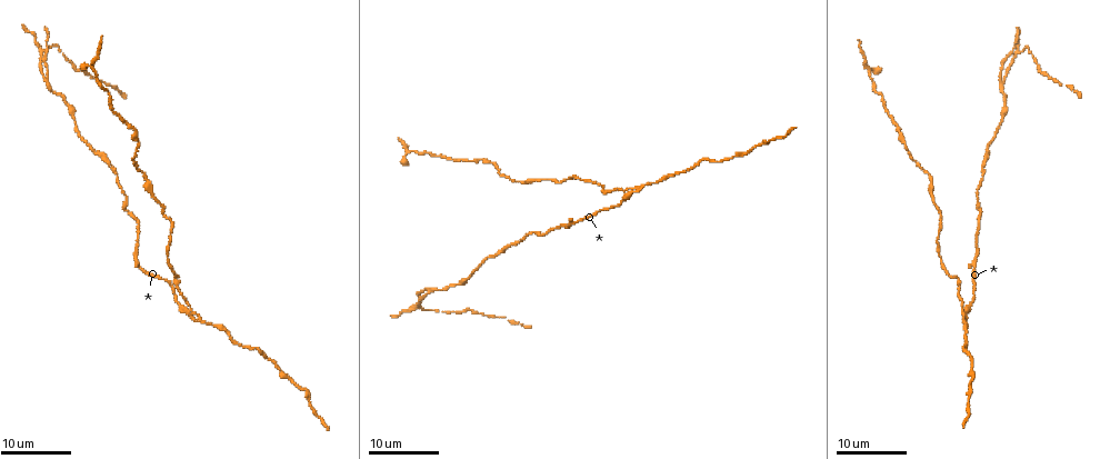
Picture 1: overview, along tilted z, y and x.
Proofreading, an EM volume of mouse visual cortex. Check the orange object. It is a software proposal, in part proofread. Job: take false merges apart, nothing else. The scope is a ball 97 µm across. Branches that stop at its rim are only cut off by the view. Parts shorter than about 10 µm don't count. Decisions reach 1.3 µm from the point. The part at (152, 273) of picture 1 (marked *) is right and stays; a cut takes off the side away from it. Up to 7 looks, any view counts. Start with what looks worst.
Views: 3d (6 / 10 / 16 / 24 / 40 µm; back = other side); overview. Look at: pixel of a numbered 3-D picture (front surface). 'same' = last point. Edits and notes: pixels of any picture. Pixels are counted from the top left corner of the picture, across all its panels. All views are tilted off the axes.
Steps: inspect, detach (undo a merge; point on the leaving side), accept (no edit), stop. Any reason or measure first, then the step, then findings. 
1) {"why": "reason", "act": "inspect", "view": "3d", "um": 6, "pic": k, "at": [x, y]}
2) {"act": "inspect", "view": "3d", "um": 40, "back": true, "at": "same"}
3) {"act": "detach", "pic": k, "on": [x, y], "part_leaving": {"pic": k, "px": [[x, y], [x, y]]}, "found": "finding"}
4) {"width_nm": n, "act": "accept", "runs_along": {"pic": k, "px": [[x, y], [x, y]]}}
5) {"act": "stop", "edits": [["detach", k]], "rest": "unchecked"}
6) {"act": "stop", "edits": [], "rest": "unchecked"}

{"why": "branch point", "act": "inspect", "view": "3d", "um": 24, "pic": 1, "at": [963, 311]}

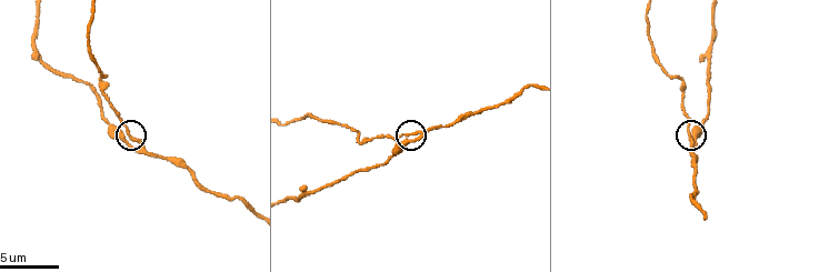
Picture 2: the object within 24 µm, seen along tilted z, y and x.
{"why": "zoom in", "act": "inspect", "view": "3d", "um": 6, "pic": 2, "at": [130, 135]}

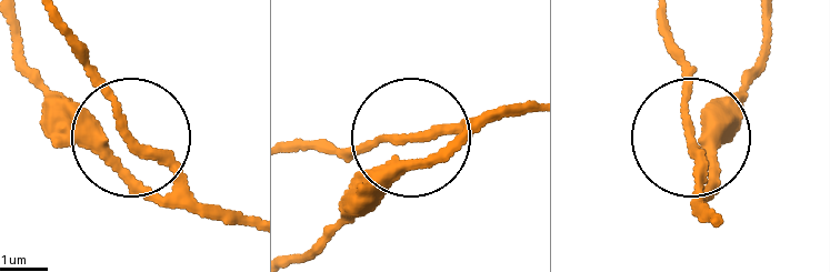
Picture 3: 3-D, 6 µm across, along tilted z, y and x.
{"side_arm_um": 30, "act": "accept", "runs_along": {"pic": 3, "px": [[303, 257], [351, 189], [398, 152], [511, 116]]}, "found": "continuous, no second neuron"}

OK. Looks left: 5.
{"why": "calibre changes", "act": "inspect", "view": "3d", "um": 24, "pic": 1, "at": [96, 150]}

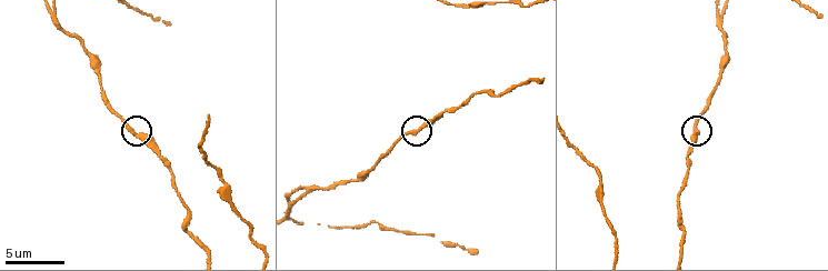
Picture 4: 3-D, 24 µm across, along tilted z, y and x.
{"act": "inspect", "view": "3d", "um": 6, "pic": 4, "at": [132, 131]}

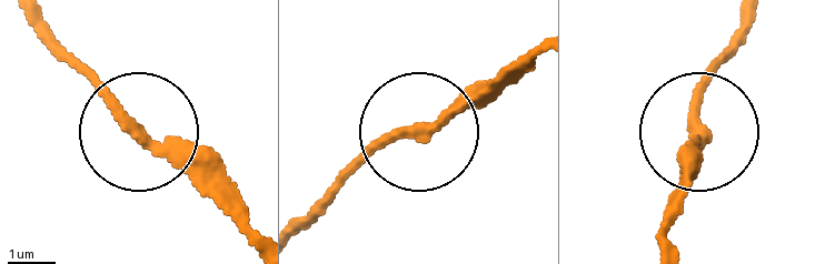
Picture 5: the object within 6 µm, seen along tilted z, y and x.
{"act": "accept", "runs_along": {"pic": 5, "px": [[258, 229], [41, 43]]}, "found": "continuous, no second neuron"}

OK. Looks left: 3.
{"why": "thin neck", "act": "inspect", "view": "3d", "um": 16, "pic": 4, "at": [299, 198]}

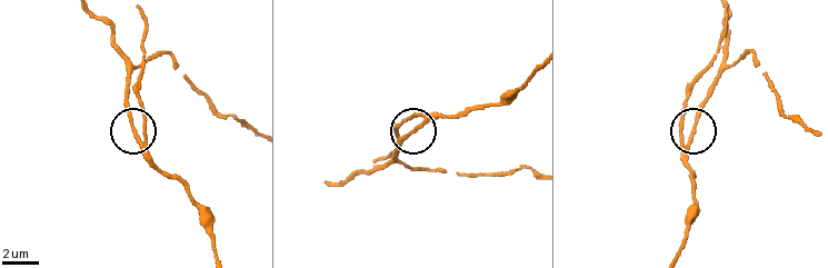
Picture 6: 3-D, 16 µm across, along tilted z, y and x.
{"width_nm": 200, "act": "accept", "runs_along": {"pic": 6, "px": [[217, 250], [210, 215], [156, 166], [133, 126], [127, 91]]}, "found": "one neuron here"}

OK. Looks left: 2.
{"act": "stop", "edits": [], "rest": "unchecked"}

